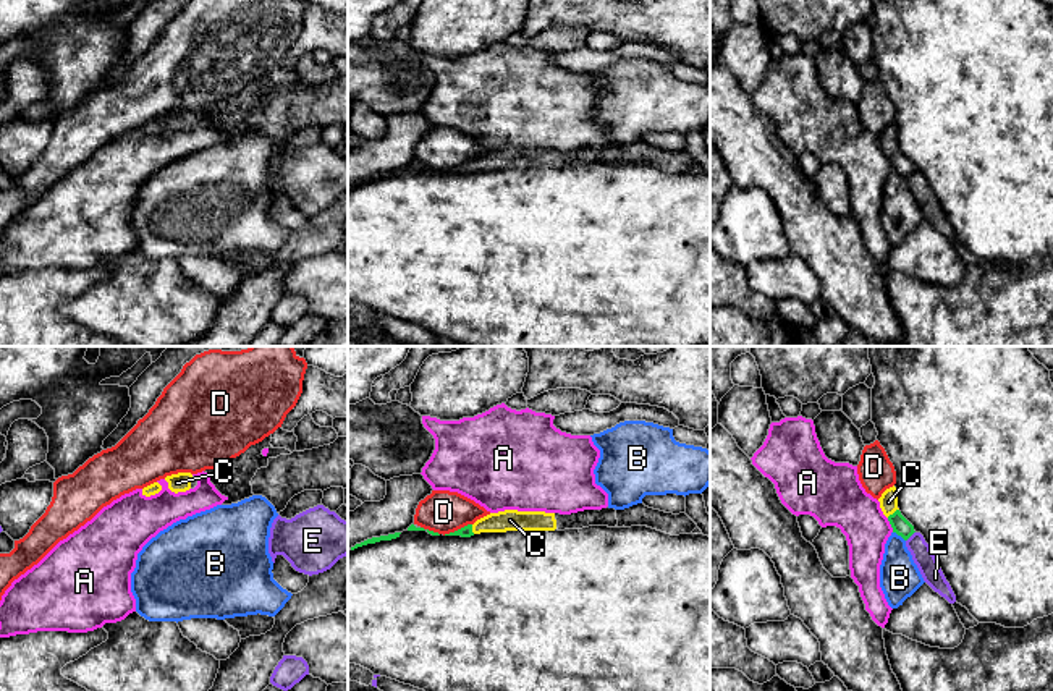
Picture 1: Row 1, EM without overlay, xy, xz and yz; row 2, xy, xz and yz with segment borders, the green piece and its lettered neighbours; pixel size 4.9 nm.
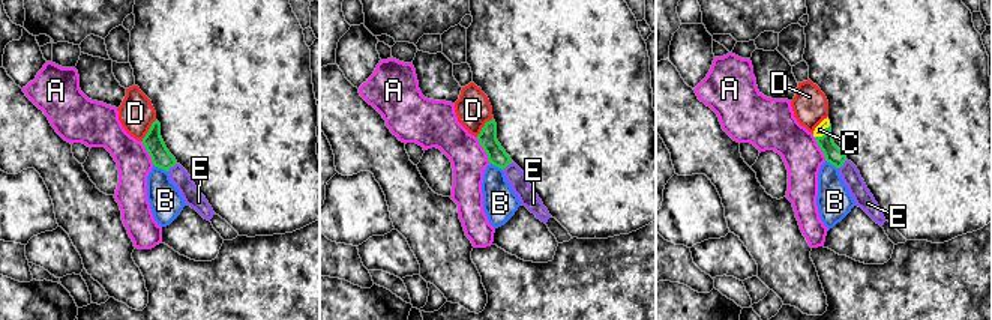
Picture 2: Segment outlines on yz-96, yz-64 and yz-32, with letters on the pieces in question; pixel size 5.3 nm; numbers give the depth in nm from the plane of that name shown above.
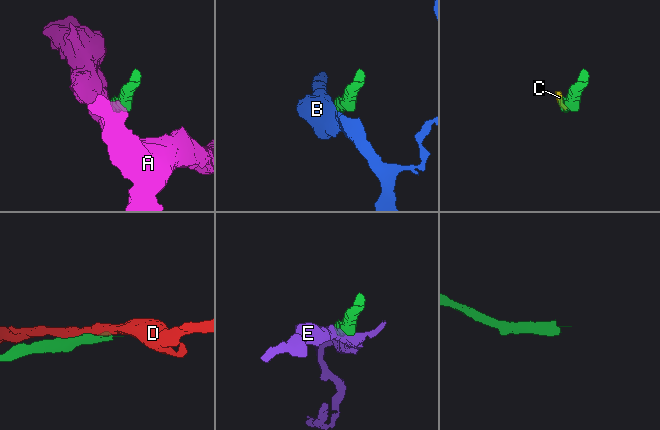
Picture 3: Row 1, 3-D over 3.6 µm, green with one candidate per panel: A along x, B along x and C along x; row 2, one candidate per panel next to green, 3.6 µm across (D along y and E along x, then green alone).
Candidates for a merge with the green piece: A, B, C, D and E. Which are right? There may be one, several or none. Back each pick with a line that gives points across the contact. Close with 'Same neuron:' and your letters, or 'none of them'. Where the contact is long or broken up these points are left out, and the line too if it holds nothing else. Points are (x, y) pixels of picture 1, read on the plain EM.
C: Path across: yz (901, 164), (893, 151), (888, 139)
Same neuron: C

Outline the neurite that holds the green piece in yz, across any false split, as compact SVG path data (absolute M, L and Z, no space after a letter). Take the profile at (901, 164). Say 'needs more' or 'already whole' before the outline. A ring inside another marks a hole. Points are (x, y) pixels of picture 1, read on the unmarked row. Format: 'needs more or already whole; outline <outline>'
needs more; outline M896 125L886 126L878 136L883 152L888 155L893 170L907 178L916 168L914 163L901 152L898 146Z

